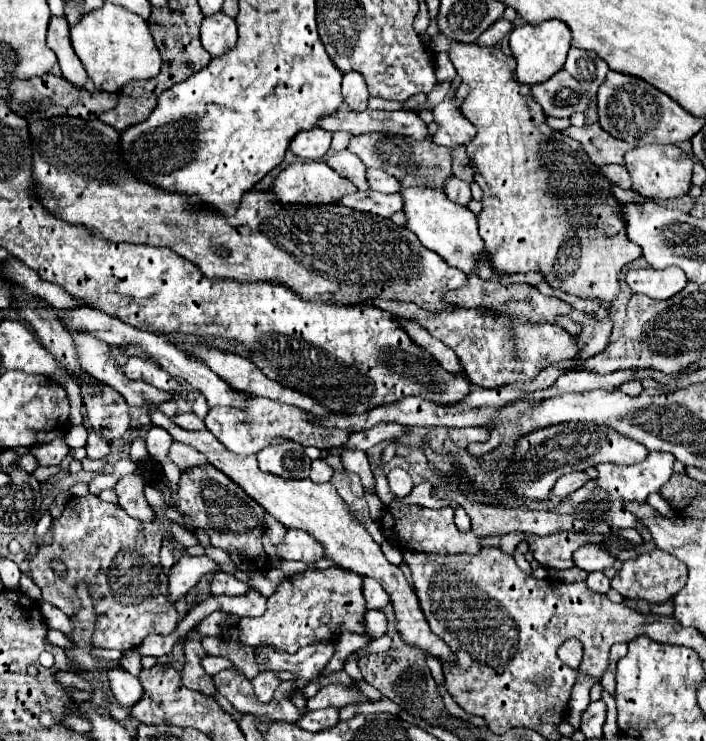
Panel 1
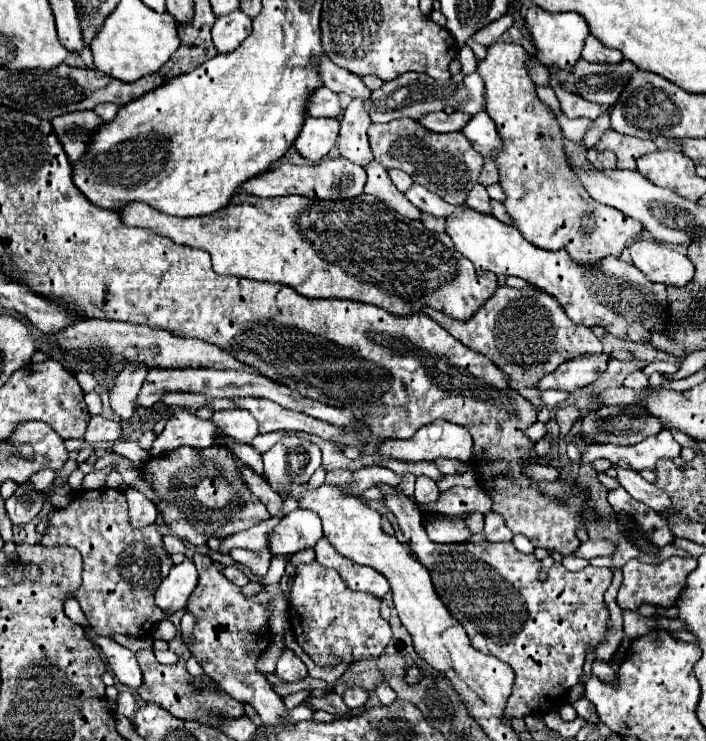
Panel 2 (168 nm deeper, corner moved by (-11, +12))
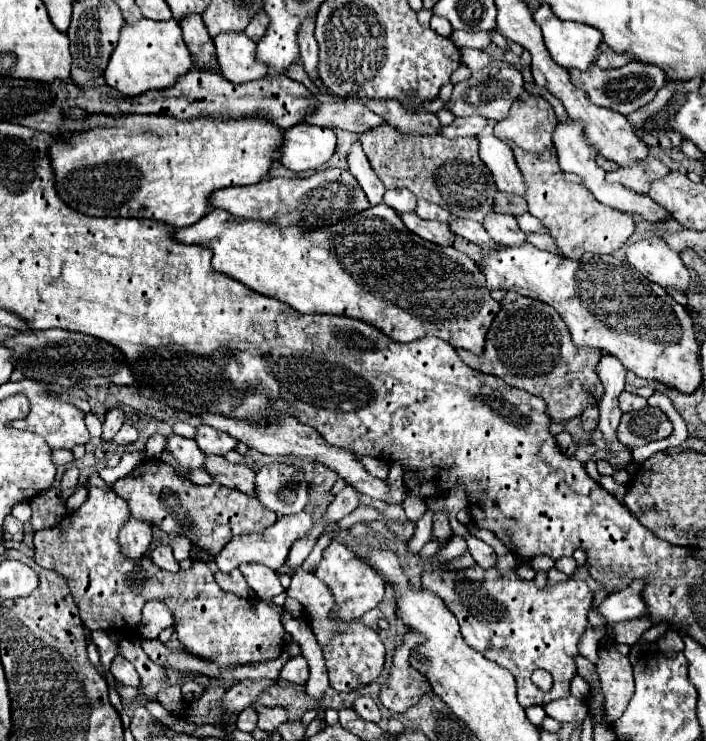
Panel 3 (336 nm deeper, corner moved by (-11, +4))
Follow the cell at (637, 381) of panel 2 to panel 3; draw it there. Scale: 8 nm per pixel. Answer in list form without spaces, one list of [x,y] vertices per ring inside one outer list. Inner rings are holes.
[[[622,392],[620,394],[620,410],[622,412],[632,412],[632,410],[642,410],[646,406],[646,398],[632,394],[632,392]]]

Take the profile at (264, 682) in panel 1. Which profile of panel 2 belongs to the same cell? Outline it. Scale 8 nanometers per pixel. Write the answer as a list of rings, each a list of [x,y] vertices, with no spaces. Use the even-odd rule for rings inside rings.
[[[286,648],[280,654],[280,658],[278,658],[276,676],[280,676],[286,682],[298,682],[298,680],[302,680],[302,678],[308,676],[308,668],[306,668],[306,664],[292,650]]]

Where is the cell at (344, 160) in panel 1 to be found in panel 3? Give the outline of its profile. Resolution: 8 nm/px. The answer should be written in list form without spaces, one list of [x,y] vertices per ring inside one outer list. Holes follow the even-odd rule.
[[[404,212],[400,214],[400,220],[404,222],[404,226],[418,234],[420,238],[424,240],[430,240],[434,244],[442,244],[442,246],[448,246],[450,240],[452,240],[452,232],[446,224],[442,222],[430,222],[430,220],[422,220],[420,216],[416,216],[416,212]]]

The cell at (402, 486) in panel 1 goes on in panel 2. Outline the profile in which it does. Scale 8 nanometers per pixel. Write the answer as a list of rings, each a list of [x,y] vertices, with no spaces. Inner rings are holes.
[[[418,476],[416,478],[416,502],[418,504],[428,504],[428,502],[436,502],[440,496],[440,490],[436,486],[436,482],[428,476]]]

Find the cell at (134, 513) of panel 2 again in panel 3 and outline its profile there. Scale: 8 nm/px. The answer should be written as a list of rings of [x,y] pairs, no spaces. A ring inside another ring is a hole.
[[[130,516],[120,528],[120,550],[130,558],[140,558],[148,552],[152,542],[152,526]]]

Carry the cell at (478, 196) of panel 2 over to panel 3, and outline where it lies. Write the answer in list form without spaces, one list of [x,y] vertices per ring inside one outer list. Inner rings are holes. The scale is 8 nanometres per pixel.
[[[490,212],[482,220],[482,226],[492,236],[492,240],[496,240],[502,246],[504,244],[522,244],[522,242],[526,242],[526,234],[518,228],[518,222],[516,222],[514,216]]]

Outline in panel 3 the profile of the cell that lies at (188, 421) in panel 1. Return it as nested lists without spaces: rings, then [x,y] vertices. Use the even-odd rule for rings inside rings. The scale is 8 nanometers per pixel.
[[[172,434],[166,442],[166,450],[170,450],[176,460],[184,466],[184,468],[202,468],[204,466],[204,460],[206,460],[206,454],[200,452],[200,448],[196,448],[194,440],[190,438],[182,438],[182,436],[176,436]]]

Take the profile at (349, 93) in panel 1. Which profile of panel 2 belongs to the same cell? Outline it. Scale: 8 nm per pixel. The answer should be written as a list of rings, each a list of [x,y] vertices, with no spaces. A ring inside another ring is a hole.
[[[352,100],[352,104],[346,108],[344,120],[340,124],[338,146],[340,146],[340,154],[346,160],[366,166],[372,162],[372,150],[366,136],[370,120],[362,104],[364,104],[362,100]]]

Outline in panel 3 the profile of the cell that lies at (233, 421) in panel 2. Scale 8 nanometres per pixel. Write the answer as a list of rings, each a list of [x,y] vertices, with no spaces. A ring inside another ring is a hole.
[[[198,426],[194,440],[200,446],[200,450],[204,450],[206,454],[218,454],[218,456],[226,456],[230,450],[236,450],[238,446],[236,438],[212,426]]]

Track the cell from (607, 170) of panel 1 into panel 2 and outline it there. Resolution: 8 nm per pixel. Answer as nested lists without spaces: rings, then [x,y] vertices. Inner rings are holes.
[[[588,150],[586,152],[588,162],[596,168],[596,170],[614,170],[616,168],[616,154],[614,152],[598,152],[598,150]]]

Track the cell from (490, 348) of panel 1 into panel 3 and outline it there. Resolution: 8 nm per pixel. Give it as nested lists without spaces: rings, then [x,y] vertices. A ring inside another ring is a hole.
[[[508,292],[500,306],[502,308],[486,334],[482,354],[456,348],[458,356],[470,368],[494,374],[506,384],[542,398],[552,420],[568,420],[580,416],[584,408],[596,406],[602,396],[602,384],[596,376],[596,364],[602,354],[594,348],[576,348],[564,320],[556,310],[552,310],[552,306],[540,300]]]

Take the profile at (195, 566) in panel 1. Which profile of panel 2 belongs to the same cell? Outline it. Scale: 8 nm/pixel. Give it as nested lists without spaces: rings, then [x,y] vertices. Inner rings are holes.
[[[186,558],[182,564],[172,566],[170,574],[160,582],[158,590],[154,592],[154,602],[162,612],[174,614],[180,608],[184,608],[196,584],[198,584],[196,566],[192,564],[192,560]]]

